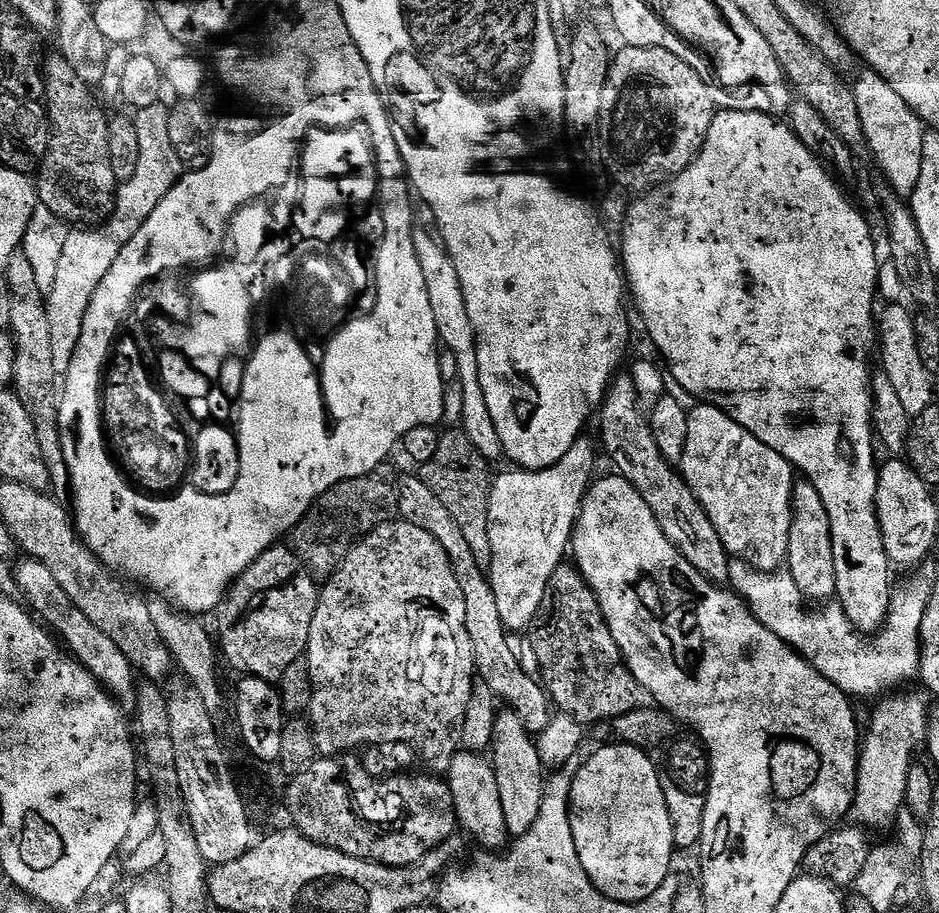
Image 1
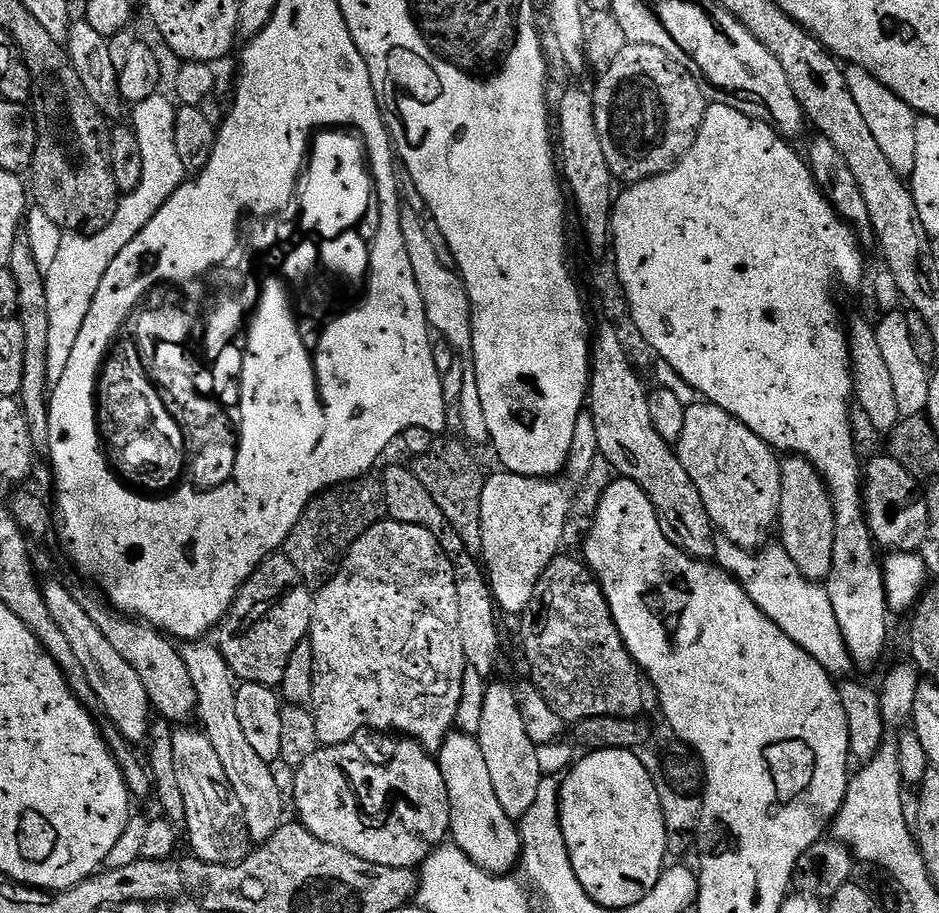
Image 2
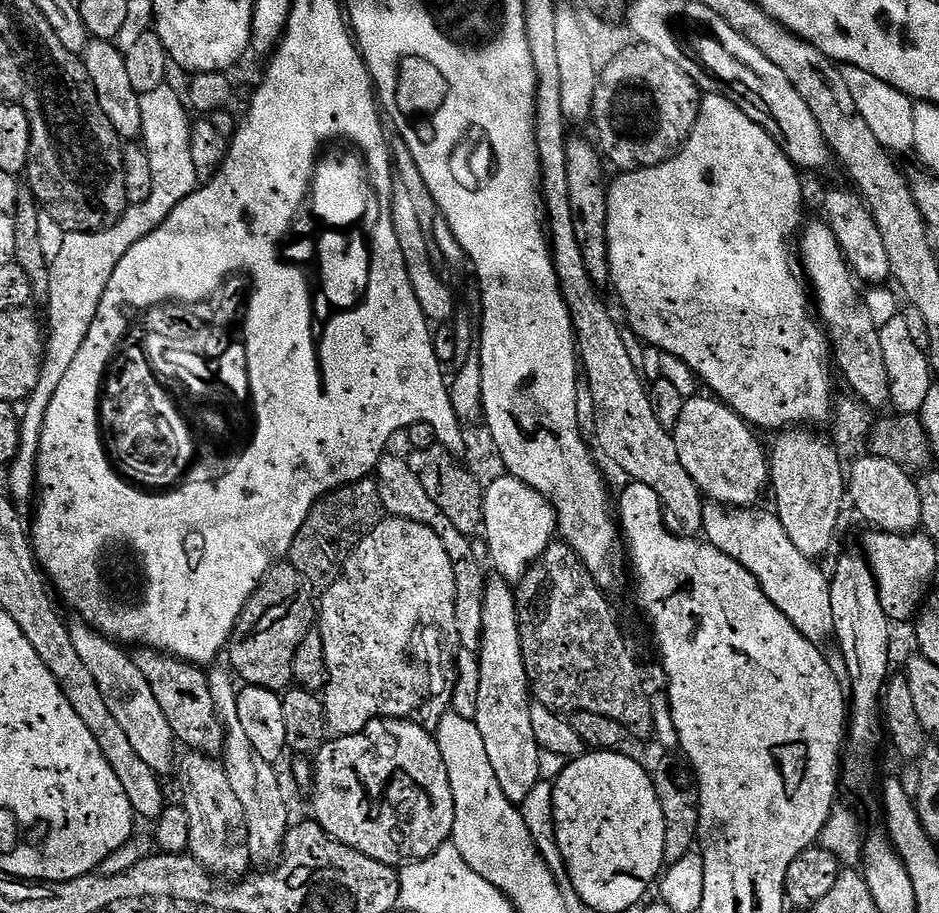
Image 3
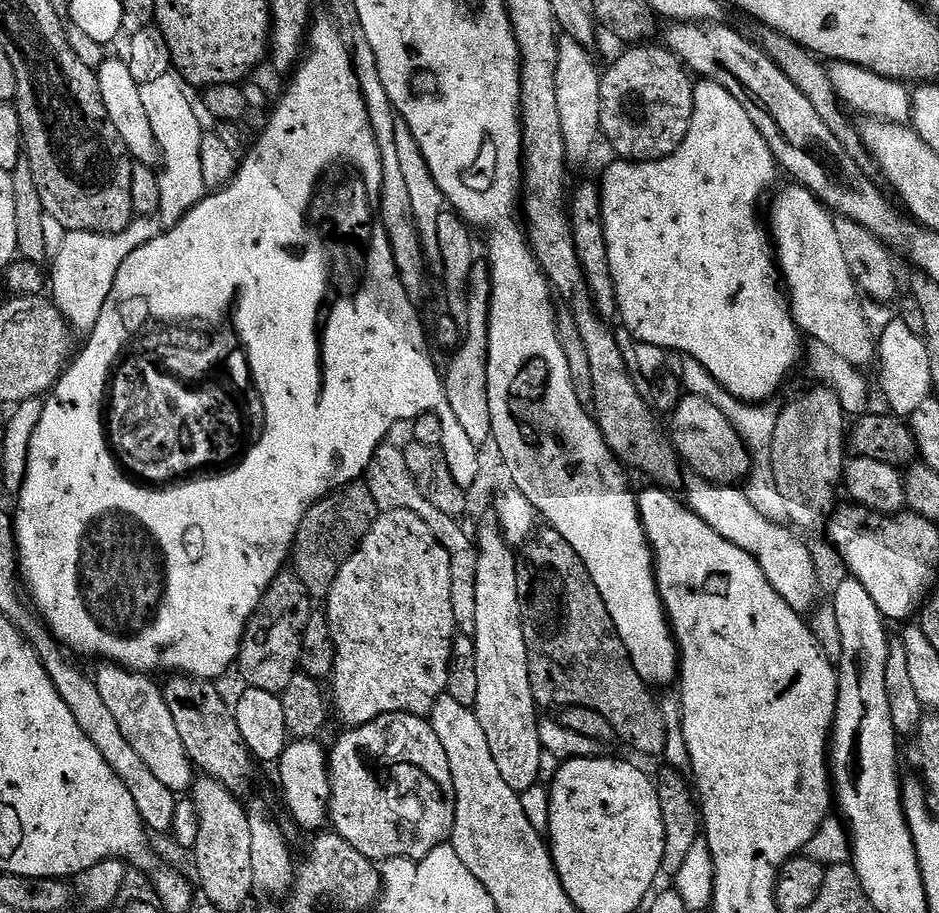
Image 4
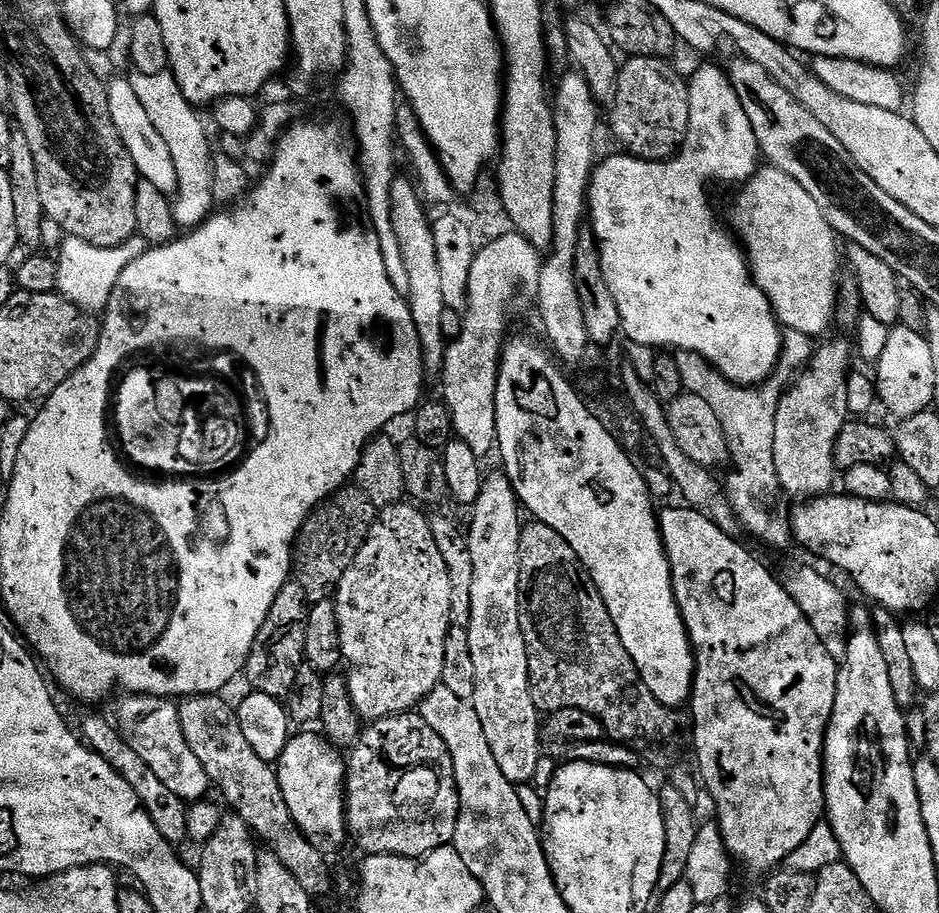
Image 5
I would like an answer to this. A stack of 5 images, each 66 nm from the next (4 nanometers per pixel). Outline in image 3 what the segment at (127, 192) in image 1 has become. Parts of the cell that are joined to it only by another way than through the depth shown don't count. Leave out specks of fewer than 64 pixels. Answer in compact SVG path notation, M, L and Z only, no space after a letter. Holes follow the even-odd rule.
M165 86L159 88L158 90L150 90L149 92L143 93L140 98L141 106L141 116L142 116L142 130L139 134L139 139L144 145L146 154L150 158L150 194L143 200L140 204L129 203L127 210L122 214L122 218L114 226L110 226L106 230L101 232L69 232L65 235L64 241L62 242L62 250L58 250L58 258L54 258L50 262L49 267L49 294L46 299L46 305L48 305L48 320L46 316L46 324L50 329L50 351L47 353L46 359L44 361L44 370L40 373L40 381L38 386L33 390L32 393L28 396L25 404L20 414L20 440L19 440L19 450L16 452L16 456L12 463L9 465L8 471L8 489L6 489L7 495L12 502L18 506L24 506L24 503L31 500L36 494L37 482L36 482L36 462L37 458L40 455L40 442L41 442L41 432L45 426L46 411L50 408L50 398L54 398L54 393L58 390L58 385L62 382L62 377L66 375L66 370L70 370L70 362L74 362L74 358L78 358L78 350L82 350L82 342L86 342L86 334L90 334L90 326L94 322L96 317L96 311L100 305L100 299L102 294L106 290L106 282L110 282L110 274L114 274L114 266L118 266L118 262L122 262L122 257L126 255L126 250L130 250L130 246L134 246L134 242L138 242L142 238L146 238L146 234L153 232L158 226L162 226L162 222L166 222L166 218L174 210L174 206L178 206L178 202L182 202L191 192L196 191L198 187L198 181L196 178L196 171L194 170L194 158L190 158L190 150L188 149L188 133L190 131L190 119L188 120L189 109L186 107L185 101L182 99L181 93L180 96L175 92L171 86Z

